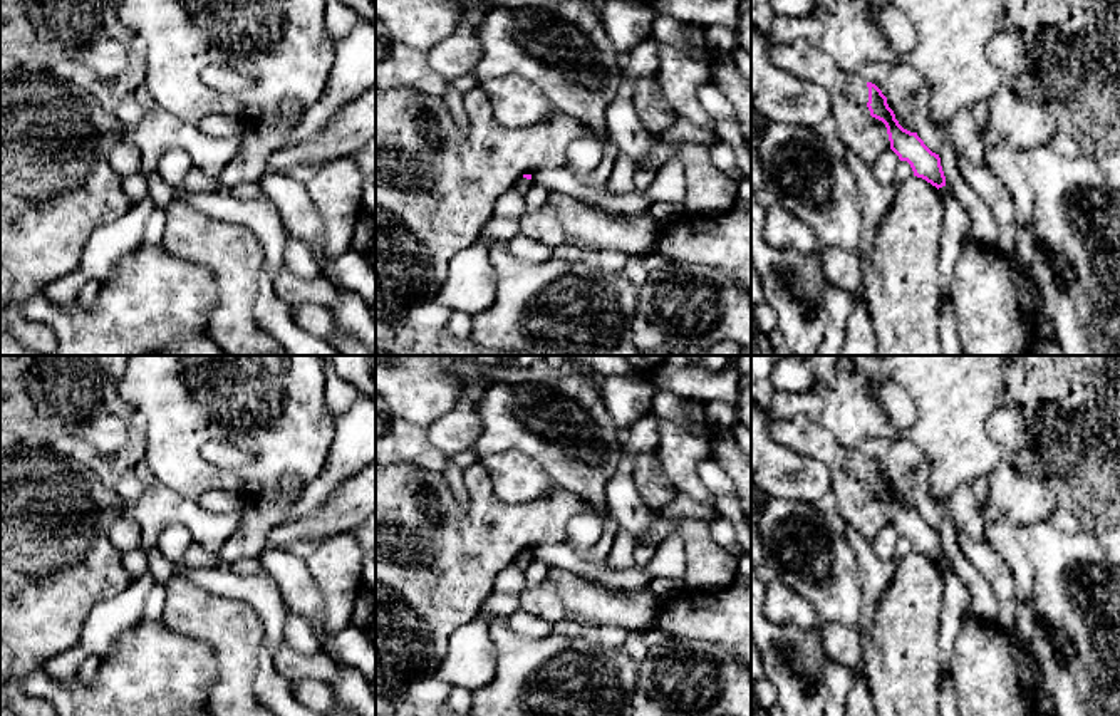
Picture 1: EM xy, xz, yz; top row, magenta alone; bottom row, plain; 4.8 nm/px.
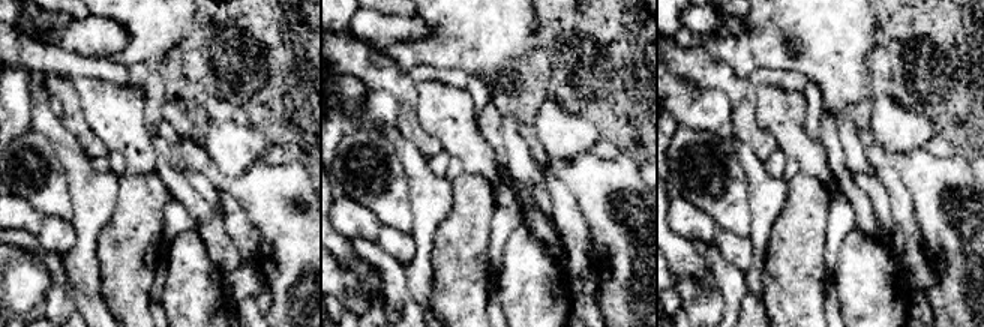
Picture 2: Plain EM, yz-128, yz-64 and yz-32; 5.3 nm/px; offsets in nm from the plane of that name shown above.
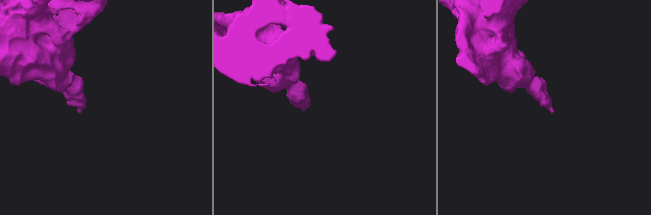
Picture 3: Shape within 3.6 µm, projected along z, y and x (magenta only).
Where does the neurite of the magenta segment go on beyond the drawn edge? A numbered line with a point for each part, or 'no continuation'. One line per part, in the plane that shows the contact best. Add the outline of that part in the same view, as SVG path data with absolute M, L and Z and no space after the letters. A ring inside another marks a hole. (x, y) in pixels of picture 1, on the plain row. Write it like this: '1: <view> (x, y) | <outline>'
no continuation

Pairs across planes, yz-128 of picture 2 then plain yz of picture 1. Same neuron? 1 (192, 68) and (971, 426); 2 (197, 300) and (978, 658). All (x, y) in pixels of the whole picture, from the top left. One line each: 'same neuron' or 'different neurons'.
1: different neurons
2: same neuron

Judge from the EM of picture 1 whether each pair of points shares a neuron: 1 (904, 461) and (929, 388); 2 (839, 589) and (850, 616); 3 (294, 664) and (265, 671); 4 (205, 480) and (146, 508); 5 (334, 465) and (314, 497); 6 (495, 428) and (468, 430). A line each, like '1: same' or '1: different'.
1: different
2: same
3: different
4: different
5: same
6: different

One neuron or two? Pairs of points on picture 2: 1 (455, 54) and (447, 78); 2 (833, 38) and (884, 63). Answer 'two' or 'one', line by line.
1: two
2: two

